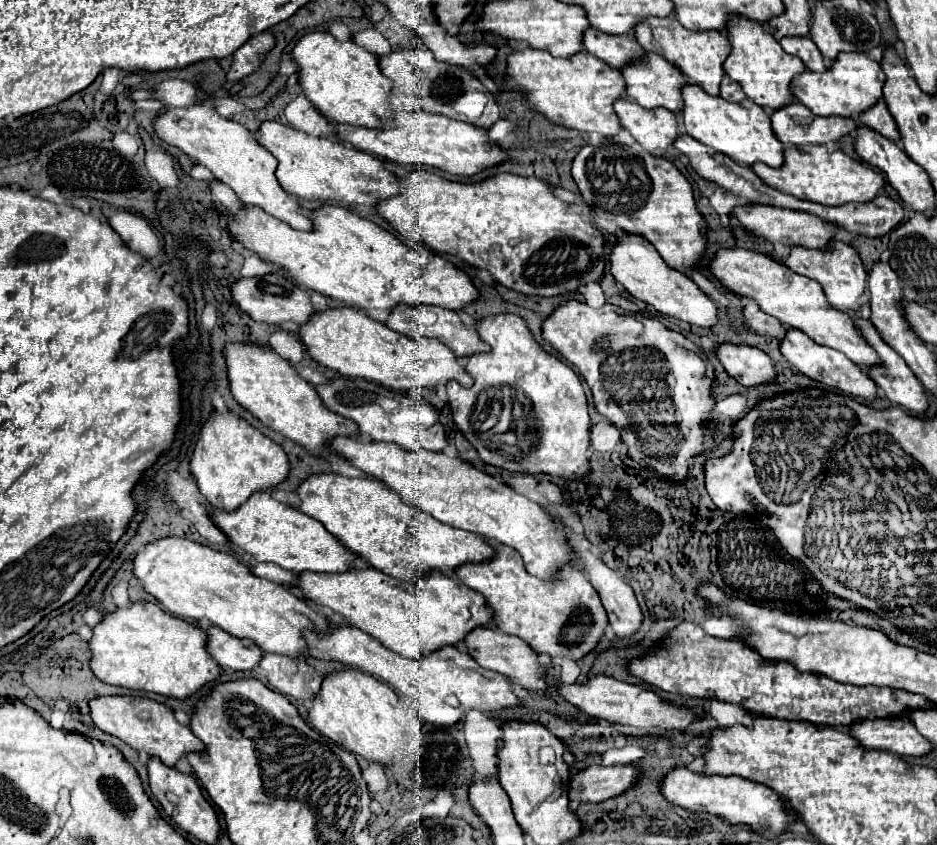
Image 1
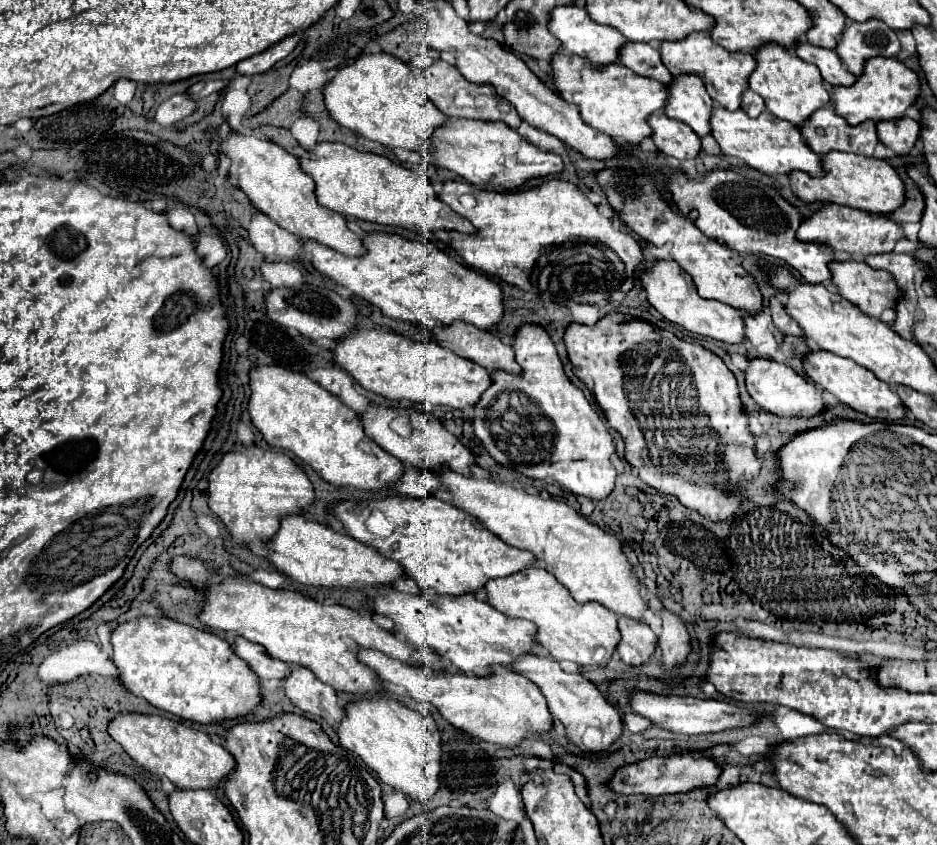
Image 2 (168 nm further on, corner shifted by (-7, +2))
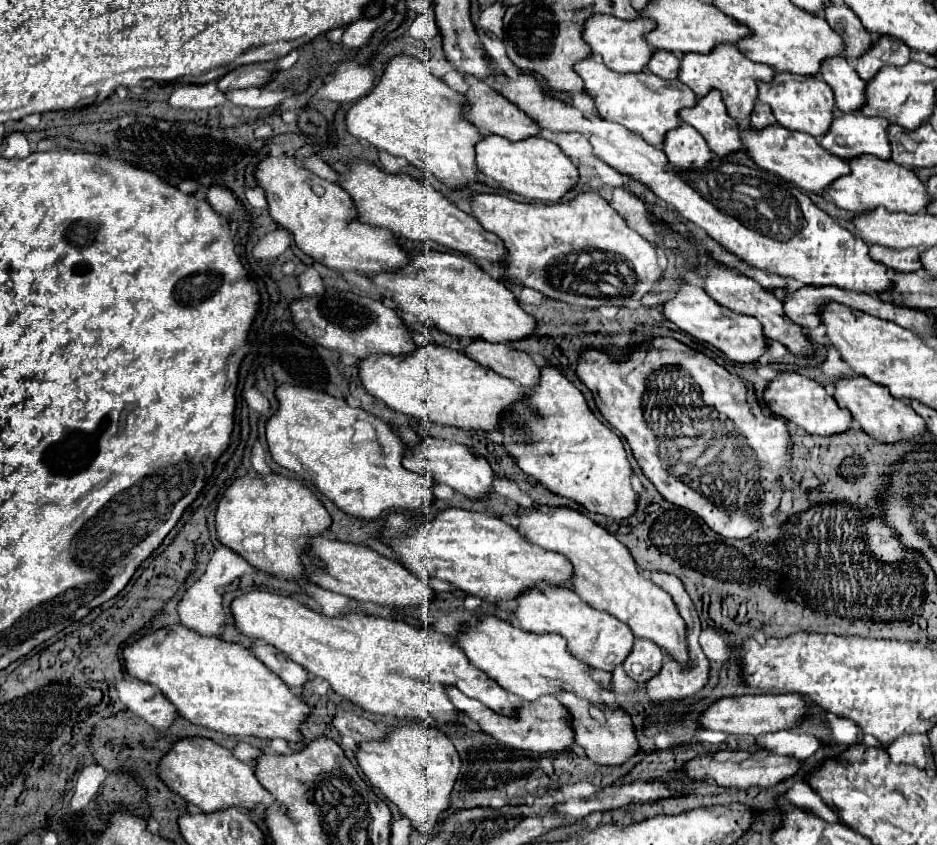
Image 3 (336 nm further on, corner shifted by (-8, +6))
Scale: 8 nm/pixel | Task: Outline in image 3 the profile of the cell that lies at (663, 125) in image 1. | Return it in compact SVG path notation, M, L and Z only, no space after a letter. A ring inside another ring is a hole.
M681 124L679 128L667 132L663 150L669 162L683 170L703 168L711 160L707 142L703 142L703 136L693 126L687 124Z

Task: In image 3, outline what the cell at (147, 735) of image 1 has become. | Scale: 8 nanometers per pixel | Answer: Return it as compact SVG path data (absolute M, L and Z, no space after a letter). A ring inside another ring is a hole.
M181 738L169 752L161 756L157 770L167 788L183 796L187 802L199 806L203 812L215 812L227 806L249 810L257 804L275 804L275 798L255 778L253 768L235 758L231 750L219 746L211 738Z

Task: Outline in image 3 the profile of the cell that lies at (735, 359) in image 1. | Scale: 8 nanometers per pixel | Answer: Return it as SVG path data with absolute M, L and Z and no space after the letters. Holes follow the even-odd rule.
M779 372L779 376L767 384L763 398L773 414L805 428L809 434L827 436L851 428L851 414L845 408L839 408L835 398L829 396L819 382L805 378L797 372Z

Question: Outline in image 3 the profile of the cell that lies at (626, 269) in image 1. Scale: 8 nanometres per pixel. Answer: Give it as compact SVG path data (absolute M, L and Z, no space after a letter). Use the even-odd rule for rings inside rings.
M685 280L679 282L679 290L673 294L673 298L669 298L663 304L663 314L667 320L677 324L681 330L685 330L687 334L691 334L693 338L697 338L701 342L709 342L711 346L721 350L731 362L737 362L737 364L759 362L759 358L767 346L767 338L763 336L763 330L761 330L761 324L757 318L751 318L745 314L735 314L733 310L719 306L713 298L707 296L707 292L703 288L699 288L691 282L685 282Z

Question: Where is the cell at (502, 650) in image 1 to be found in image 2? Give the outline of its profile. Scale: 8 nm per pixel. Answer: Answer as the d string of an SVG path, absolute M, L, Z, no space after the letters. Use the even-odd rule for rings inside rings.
M530 654L522 656L512 666L512 670L526 676L528 680L532 680L542 690L542 694L546 694L552 716L562 722L568 740L581 752L586 754L603 753L622 736L624 724L622 724L620 712L584 676L566 674L560 670L558 662L548 660L546 656L530 656Z

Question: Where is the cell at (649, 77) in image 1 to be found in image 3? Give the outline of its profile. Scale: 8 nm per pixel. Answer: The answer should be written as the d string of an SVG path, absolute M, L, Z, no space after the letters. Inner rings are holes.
M711 90L703 98L697 98L693 108L679 112L679 118L691 124L719 156L727 156L741 148L739 126L729 118L719 90Z

